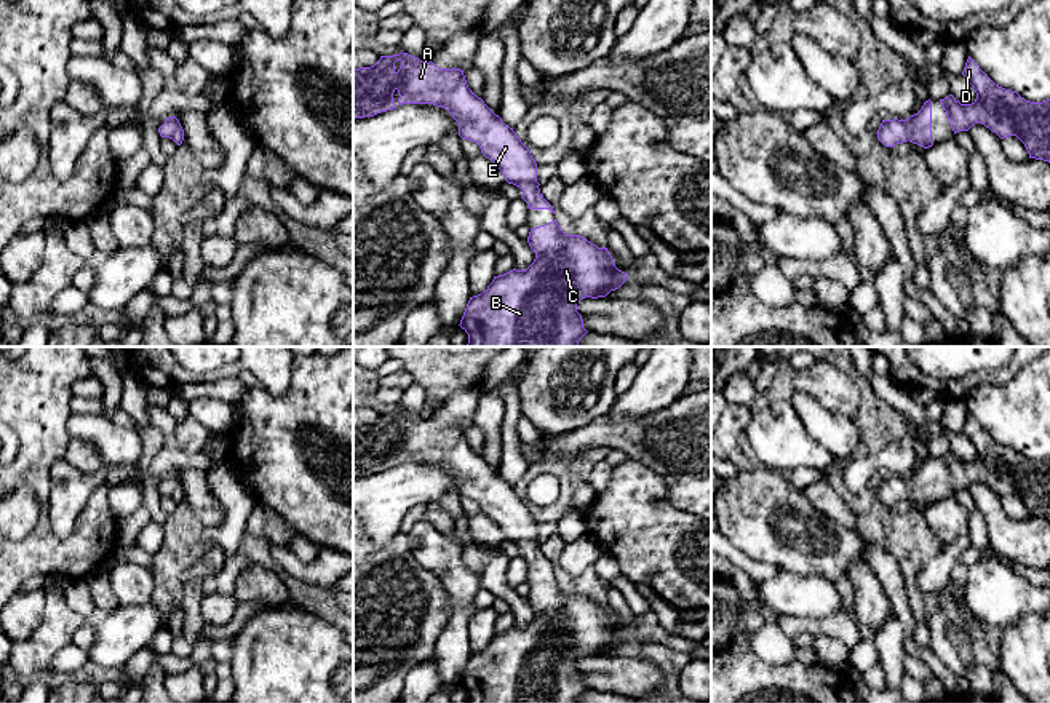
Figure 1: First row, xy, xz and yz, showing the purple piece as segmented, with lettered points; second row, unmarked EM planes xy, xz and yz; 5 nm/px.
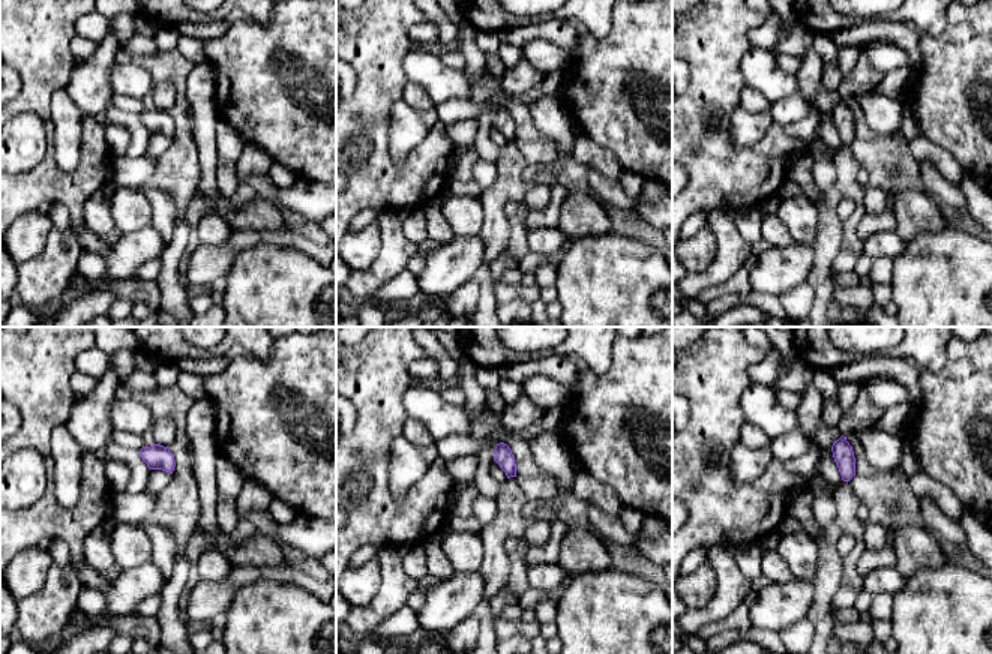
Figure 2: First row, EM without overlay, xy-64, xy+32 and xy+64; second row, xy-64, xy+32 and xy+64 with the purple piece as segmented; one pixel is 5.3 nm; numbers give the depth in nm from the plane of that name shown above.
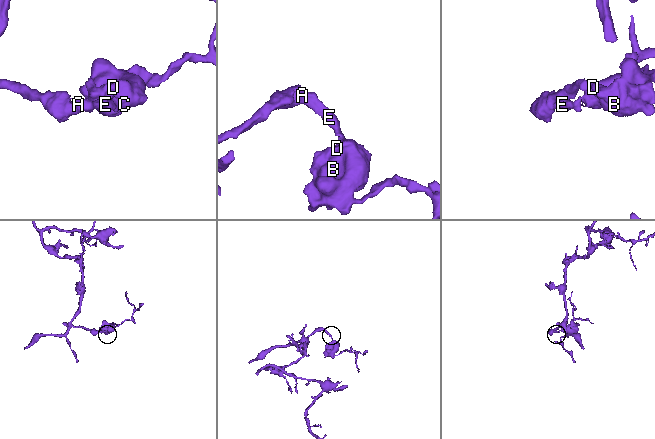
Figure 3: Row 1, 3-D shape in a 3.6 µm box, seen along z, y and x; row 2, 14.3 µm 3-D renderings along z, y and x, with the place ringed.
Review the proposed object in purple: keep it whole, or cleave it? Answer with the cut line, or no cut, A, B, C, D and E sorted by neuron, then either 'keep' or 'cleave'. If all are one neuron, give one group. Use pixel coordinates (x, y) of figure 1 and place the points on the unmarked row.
no cut; A B C D E; keep

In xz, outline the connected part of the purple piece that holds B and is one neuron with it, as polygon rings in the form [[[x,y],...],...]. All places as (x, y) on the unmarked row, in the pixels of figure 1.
[[[556,577],[531,586],[527,601],[535,617],[526,628],[494,634],[486,649],[470,655],[459,682],[468,692],[467,703],[579,703],[588,689],[577,661],[585,655],[606,655],[628,637],[607,606],[567,593]]]

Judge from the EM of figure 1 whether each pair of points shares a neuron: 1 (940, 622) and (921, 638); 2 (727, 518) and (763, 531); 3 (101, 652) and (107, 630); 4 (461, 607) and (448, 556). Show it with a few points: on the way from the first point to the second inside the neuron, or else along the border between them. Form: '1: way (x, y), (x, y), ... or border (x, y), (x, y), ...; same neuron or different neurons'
1: border (926, 623), (930, 631), (929, 647); different neurons
2: way (735, 518), (750, 518), (755, 523); same neuron
3: way (106, 647), (107, 635); same neuron
4: way (461, 595), (461, 582), (451, 569); same neuron

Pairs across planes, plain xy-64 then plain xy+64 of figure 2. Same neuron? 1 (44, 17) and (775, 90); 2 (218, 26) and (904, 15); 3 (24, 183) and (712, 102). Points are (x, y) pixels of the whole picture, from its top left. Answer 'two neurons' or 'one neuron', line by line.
1: two neurons
2: two neurons
3: one neuron

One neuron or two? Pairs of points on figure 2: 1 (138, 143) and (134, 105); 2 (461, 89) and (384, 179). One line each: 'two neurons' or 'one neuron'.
1: two neurons
2: two neurons

